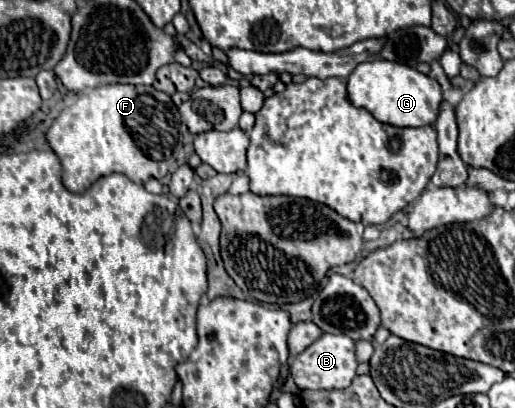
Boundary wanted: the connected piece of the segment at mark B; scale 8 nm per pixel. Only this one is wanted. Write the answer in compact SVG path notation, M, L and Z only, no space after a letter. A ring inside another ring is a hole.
M324 333L318 341L306 347L290 365L290 373L298 389L344 389L356 377L356 353L354 341L346 335L328 335Z

